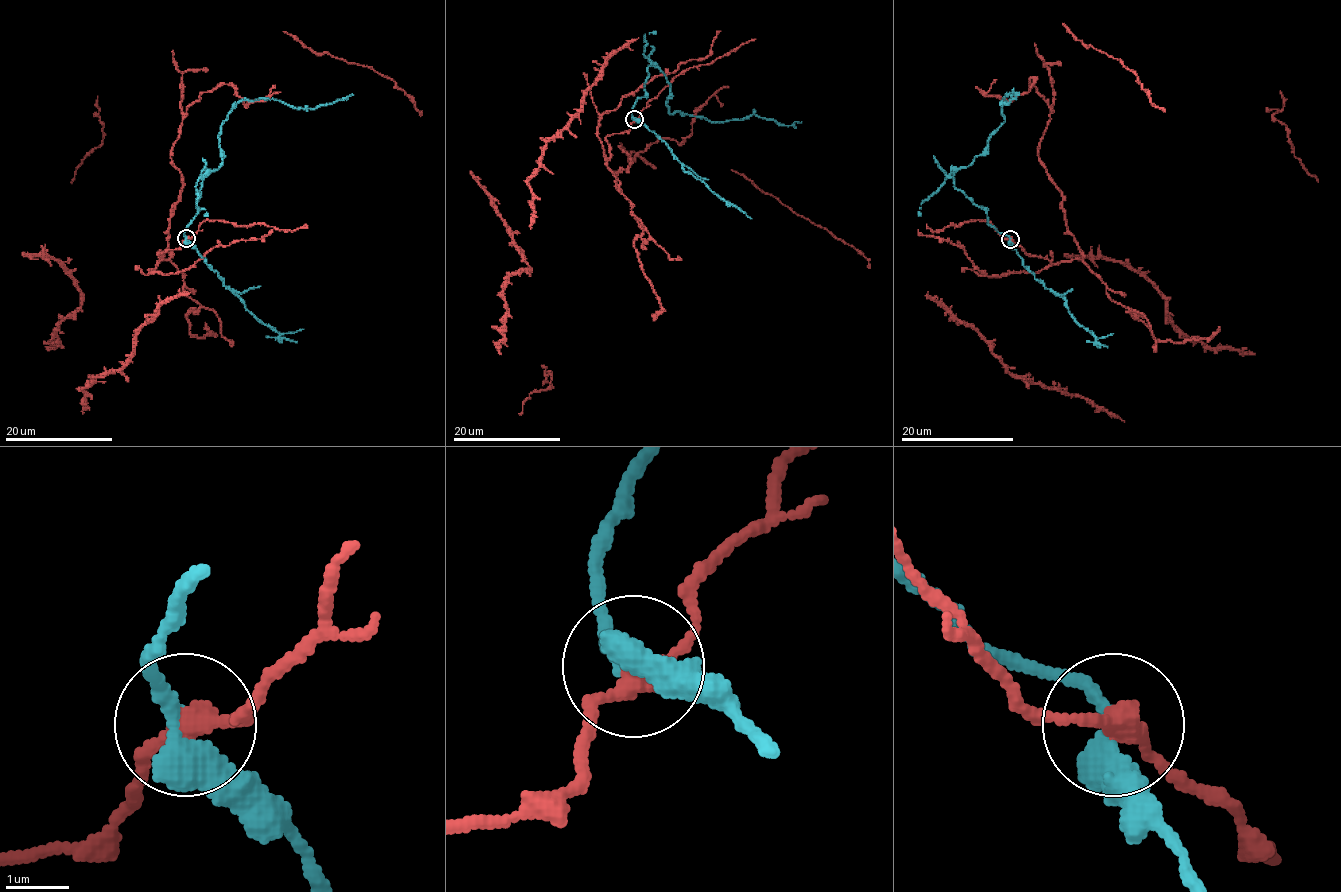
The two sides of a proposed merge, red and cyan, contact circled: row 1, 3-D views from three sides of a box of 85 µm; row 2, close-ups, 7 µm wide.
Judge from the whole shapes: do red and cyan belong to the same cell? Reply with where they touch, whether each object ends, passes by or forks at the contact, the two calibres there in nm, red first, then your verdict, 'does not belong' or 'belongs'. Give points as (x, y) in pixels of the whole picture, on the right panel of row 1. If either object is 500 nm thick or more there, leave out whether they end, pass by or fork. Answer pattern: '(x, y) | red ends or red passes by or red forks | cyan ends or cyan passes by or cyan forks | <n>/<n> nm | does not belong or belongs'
(1010, 239) | red passes by | cyan passes by | 320/380 nm | does not belong

